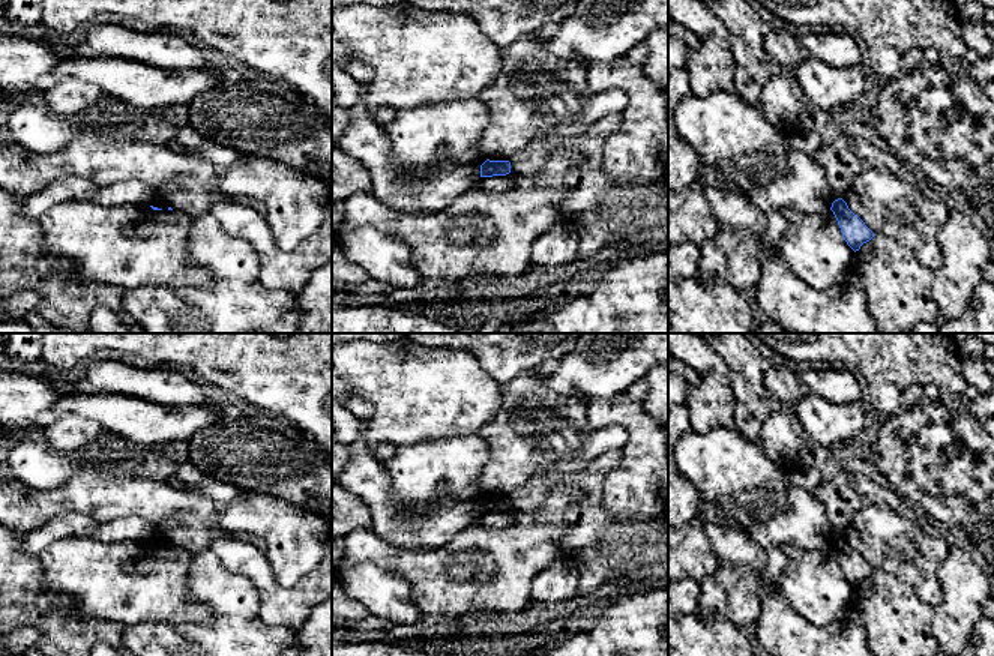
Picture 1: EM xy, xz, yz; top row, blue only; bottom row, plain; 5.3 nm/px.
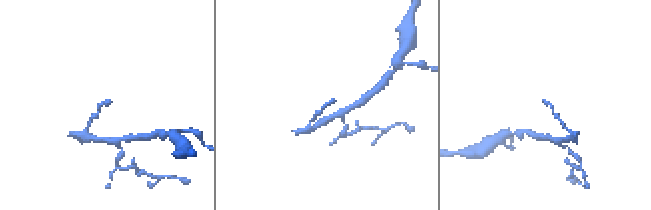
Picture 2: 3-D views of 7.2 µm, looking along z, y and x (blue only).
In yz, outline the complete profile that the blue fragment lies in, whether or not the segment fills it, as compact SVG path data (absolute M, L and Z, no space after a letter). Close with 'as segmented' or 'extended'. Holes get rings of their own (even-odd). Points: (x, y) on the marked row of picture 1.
M842 198L835 200L830 210L838 221L844 240L854 252L874 237L874 233L848 209Z | as segmented

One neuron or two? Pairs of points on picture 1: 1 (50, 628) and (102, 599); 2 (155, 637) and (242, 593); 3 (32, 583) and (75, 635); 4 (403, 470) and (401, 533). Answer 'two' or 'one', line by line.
1: two
2: one
3: one
4: two

